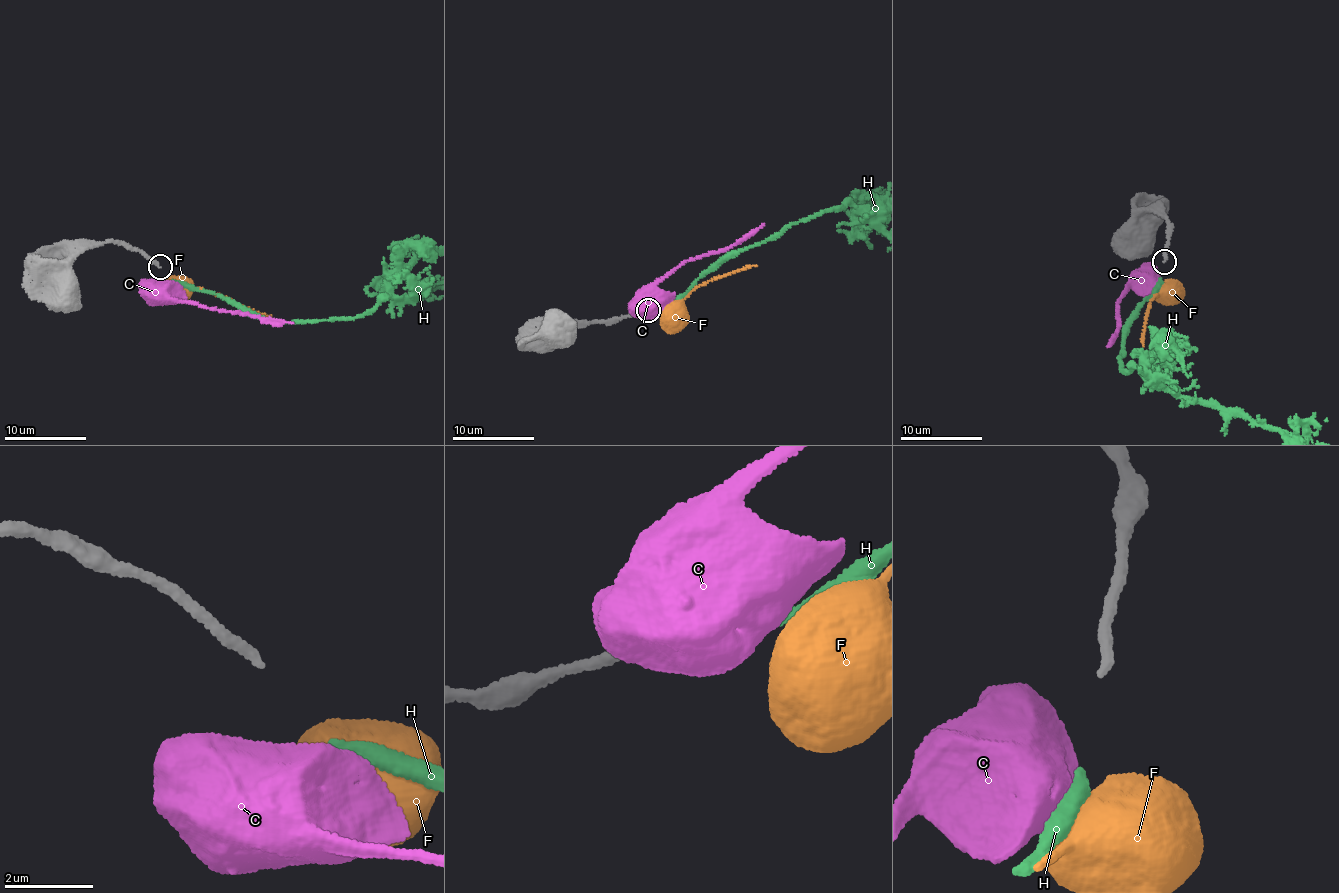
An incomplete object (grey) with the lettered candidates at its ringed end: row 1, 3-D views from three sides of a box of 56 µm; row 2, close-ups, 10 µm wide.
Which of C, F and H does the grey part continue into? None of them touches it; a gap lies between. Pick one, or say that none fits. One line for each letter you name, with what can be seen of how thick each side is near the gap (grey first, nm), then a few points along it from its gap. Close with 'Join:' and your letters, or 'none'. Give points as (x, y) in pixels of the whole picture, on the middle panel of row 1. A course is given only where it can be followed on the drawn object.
H: Thickness 240 nm (grey) against 300 nm
Join: H

